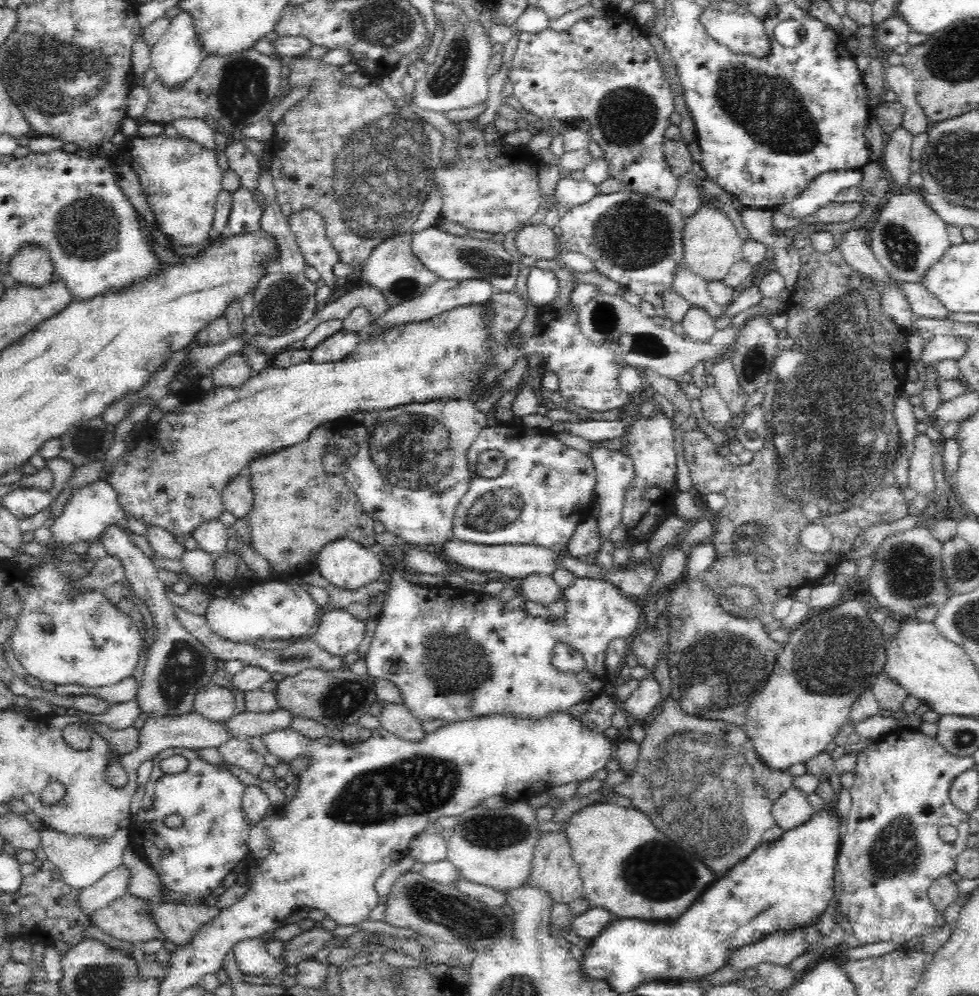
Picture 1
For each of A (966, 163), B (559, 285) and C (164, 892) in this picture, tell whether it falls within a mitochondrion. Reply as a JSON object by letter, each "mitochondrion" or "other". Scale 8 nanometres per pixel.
{"A":"mitochondrion","B":"other","C":"other"}

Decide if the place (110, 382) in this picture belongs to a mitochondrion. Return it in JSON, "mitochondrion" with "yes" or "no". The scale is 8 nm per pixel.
{"mitochondrion":"no"}

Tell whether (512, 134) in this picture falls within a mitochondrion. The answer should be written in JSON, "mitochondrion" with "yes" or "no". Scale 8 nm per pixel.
{"mitochondrion":"no"}

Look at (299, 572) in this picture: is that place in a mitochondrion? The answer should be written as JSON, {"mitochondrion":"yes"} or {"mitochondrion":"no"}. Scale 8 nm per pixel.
{"mitochondrion":"no"}

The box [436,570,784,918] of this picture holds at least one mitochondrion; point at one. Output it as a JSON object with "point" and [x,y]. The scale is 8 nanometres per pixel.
{"point":[689,790]}

